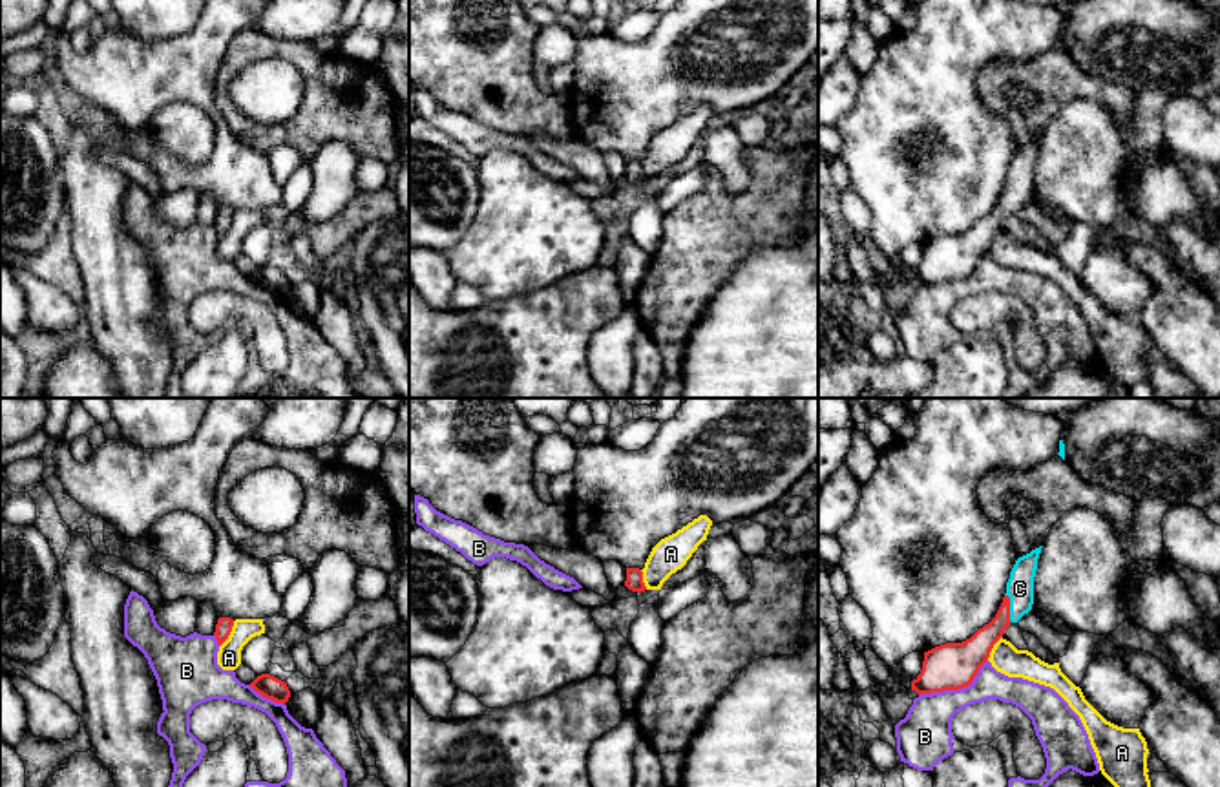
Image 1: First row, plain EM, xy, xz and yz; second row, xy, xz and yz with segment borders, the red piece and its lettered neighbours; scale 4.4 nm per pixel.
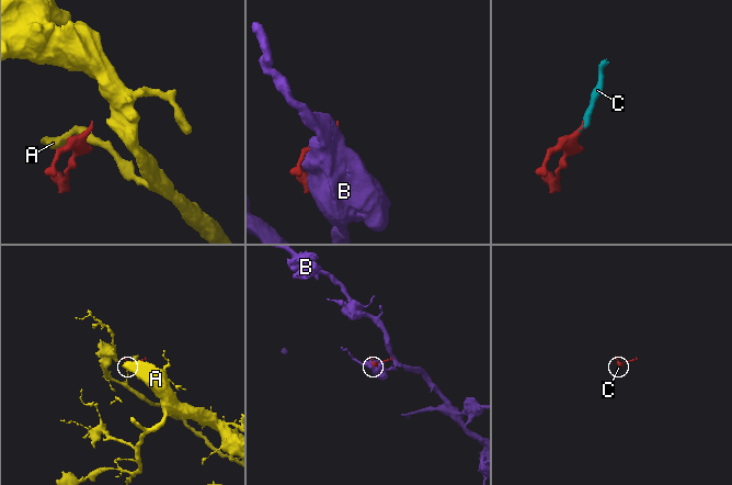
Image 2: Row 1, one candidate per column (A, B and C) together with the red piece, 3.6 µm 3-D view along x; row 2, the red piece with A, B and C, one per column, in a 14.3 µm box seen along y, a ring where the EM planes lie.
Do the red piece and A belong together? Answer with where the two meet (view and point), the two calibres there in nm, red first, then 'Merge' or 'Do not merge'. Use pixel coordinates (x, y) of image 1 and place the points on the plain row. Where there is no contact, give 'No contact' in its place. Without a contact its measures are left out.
Touches red at xy (229, 225). Thickness 70 nm (red) against 110 nm. Do not merge

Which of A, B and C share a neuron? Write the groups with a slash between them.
A / B / C

